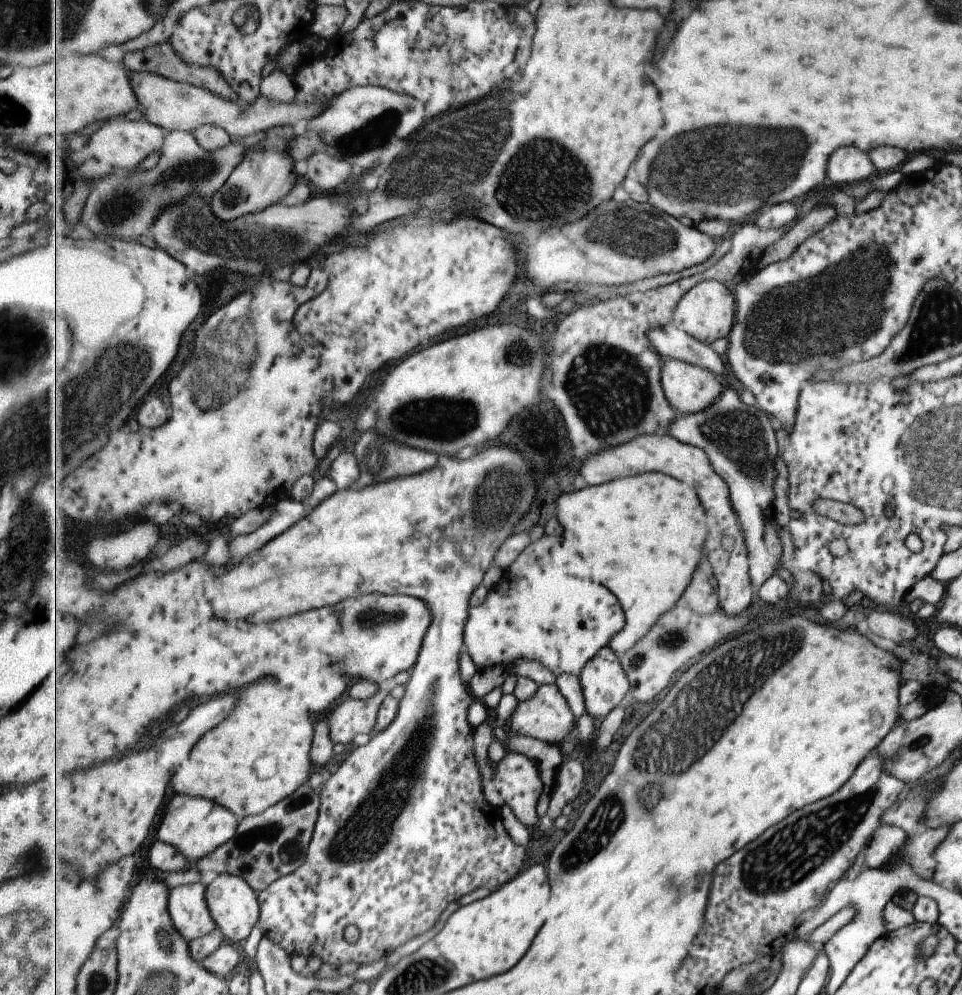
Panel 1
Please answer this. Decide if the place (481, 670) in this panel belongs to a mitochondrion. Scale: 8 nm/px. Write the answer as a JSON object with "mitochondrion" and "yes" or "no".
{"mitochondrion":"no"}

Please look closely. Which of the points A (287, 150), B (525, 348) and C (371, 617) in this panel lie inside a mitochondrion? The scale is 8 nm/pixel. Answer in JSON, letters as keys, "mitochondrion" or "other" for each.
{"A":"other","B":"mitochondrion","C":"mitochondrion"}

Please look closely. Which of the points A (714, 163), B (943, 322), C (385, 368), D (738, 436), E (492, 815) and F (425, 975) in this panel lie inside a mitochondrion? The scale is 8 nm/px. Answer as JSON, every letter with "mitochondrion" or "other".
{"A":"mitochondrion","B":"mitochondrion","C":"other","D":"mitochondrion","E":"other","F":"mitochondrion"}

